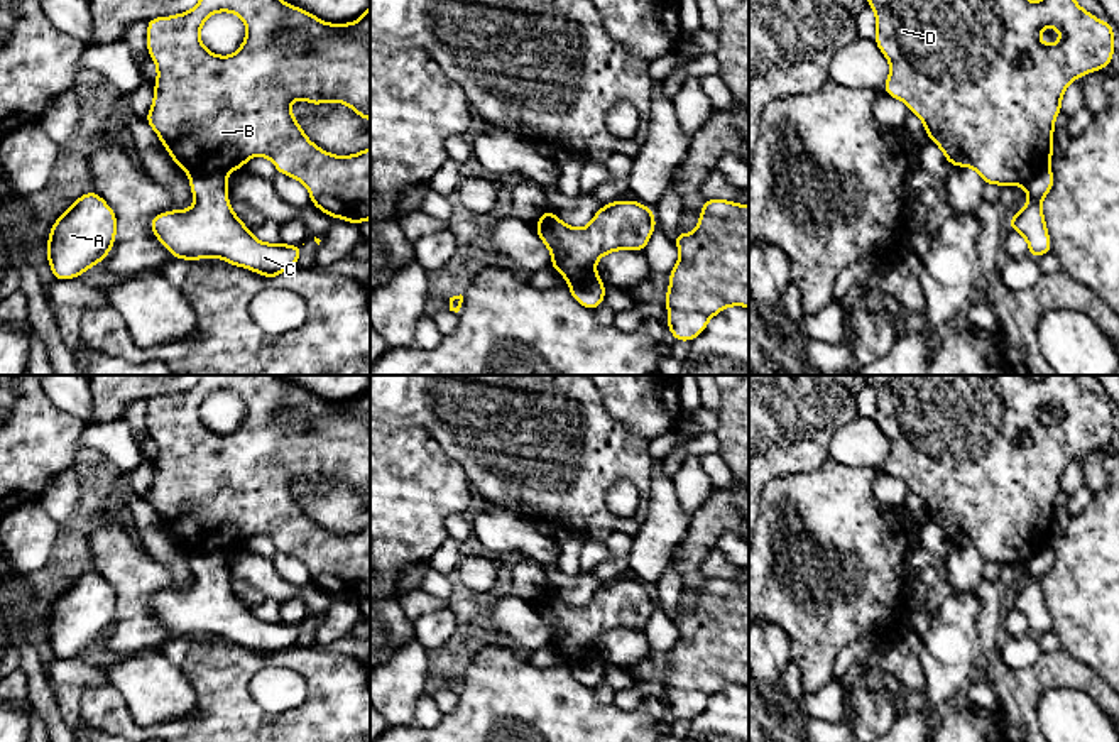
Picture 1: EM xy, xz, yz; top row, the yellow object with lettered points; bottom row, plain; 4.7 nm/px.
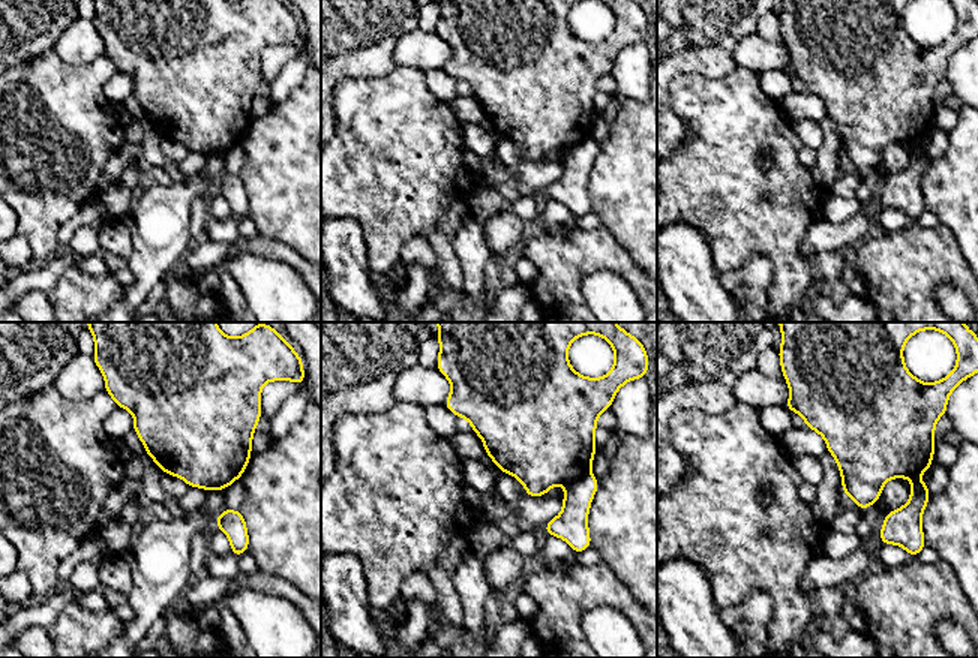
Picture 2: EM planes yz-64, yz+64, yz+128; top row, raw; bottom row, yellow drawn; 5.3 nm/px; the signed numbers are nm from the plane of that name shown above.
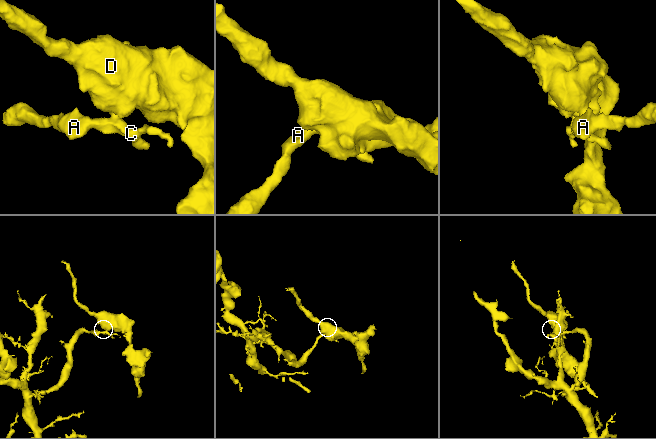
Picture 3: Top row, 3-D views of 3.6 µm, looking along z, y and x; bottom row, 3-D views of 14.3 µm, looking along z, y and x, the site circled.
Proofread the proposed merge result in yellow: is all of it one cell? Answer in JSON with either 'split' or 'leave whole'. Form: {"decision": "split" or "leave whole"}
{"decision": "split"}

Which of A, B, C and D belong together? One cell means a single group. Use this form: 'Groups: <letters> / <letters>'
Groups: A C / B D

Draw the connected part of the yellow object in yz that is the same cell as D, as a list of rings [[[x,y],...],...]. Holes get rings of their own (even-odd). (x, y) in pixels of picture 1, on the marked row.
[[[867,0],[876,14],[876,46],[891,64],[884,93],[904,101],[925,125],[950,166],[972,167],[984,184],[1028,186],[1053,157],[1055,118],[1062,96],[1077,78],[1109,68],[1114,27],[1075,0]],[[1055,27],[1062,37],[1046,46],[1040,30]]]

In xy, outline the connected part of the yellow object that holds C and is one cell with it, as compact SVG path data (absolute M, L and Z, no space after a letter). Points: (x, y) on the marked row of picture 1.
M227 174L189 176L189 188L193 208L164 211L149 221L156 238L174 259L220 257L269 279L297 265L303 245L264 243L233 213Z

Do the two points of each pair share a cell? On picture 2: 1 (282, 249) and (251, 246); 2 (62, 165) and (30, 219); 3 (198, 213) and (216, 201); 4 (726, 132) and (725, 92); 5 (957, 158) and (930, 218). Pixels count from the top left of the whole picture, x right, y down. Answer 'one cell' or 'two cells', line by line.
1: one cell
2: one cell
3: two cells
4: one cell
5: two cells

